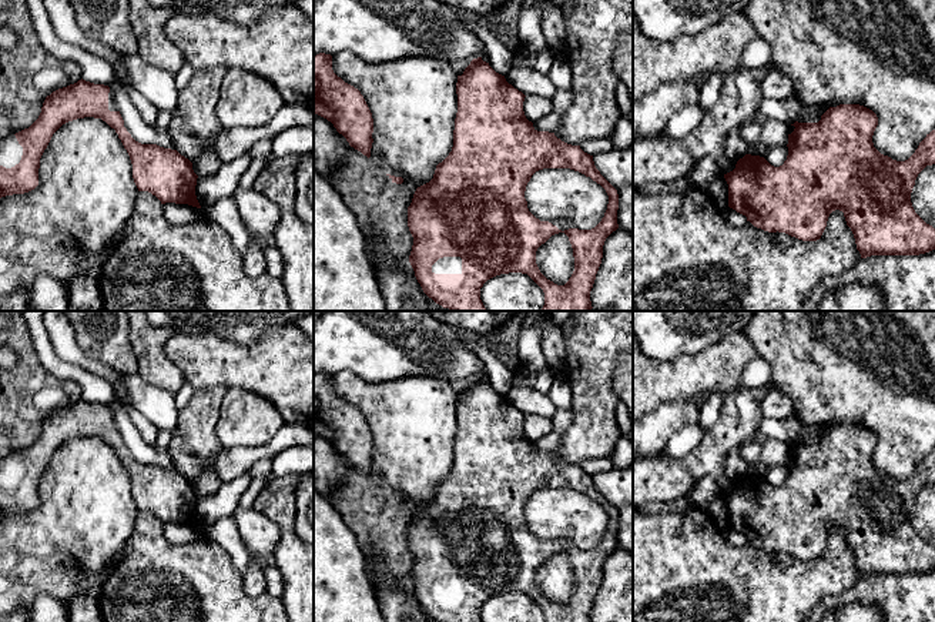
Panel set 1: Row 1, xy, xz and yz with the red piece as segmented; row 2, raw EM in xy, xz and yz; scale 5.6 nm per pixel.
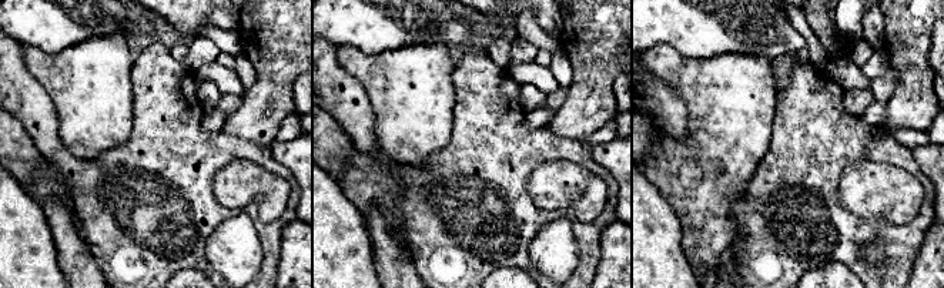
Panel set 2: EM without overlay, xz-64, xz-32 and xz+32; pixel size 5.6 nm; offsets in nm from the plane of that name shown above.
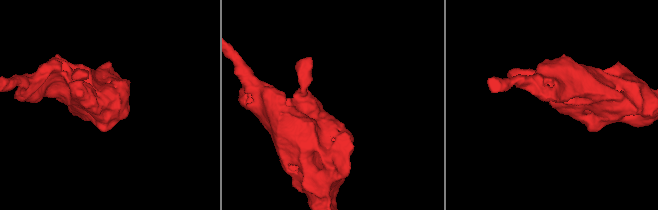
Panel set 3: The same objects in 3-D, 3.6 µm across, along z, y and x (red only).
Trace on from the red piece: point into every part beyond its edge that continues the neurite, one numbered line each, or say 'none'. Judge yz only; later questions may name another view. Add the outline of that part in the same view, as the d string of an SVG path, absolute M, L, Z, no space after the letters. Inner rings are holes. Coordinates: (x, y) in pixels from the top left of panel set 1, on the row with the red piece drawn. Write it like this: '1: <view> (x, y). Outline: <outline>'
none

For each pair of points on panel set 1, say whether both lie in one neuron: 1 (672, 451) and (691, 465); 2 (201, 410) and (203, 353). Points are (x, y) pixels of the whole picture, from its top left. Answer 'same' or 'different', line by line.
1: different
2: different

